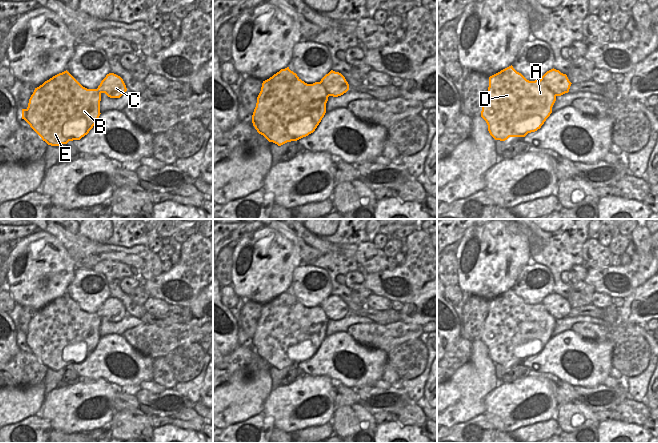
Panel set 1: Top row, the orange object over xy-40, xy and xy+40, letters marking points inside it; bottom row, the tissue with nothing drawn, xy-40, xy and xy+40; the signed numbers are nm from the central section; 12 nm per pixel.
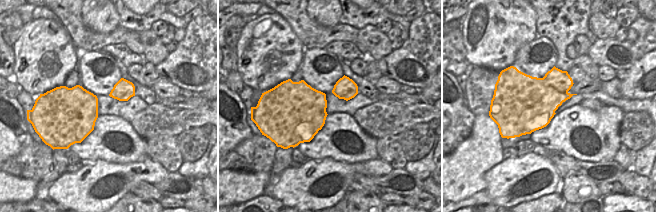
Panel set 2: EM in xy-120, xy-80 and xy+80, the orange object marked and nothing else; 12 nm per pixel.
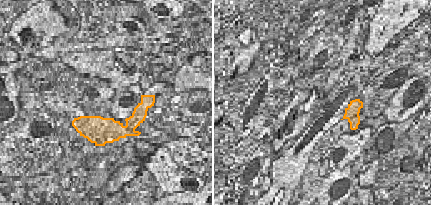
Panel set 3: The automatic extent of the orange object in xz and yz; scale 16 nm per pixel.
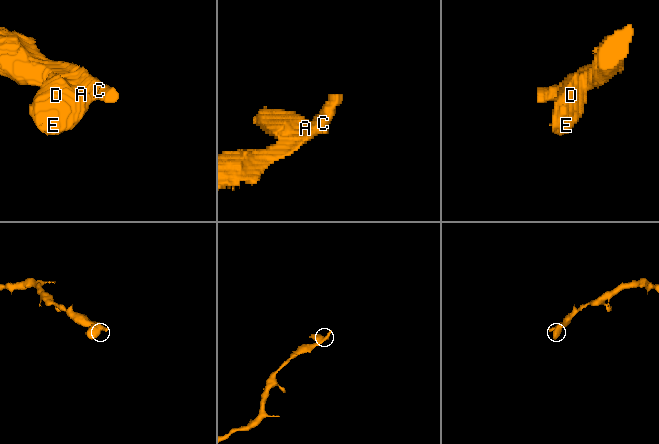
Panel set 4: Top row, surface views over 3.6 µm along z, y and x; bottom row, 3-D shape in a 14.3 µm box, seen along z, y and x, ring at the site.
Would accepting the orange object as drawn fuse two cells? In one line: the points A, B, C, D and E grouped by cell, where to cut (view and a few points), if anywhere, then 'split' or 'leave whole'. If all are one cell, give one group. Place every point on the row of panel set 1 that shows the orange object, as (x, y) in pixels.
A B D E / C; cut in xy+40 along (540, 79), (556, 95); split

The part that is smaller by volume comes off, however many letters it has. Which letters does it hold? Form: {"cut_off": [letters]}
{"cut_off": ["A", "B", "D", "E"]}

